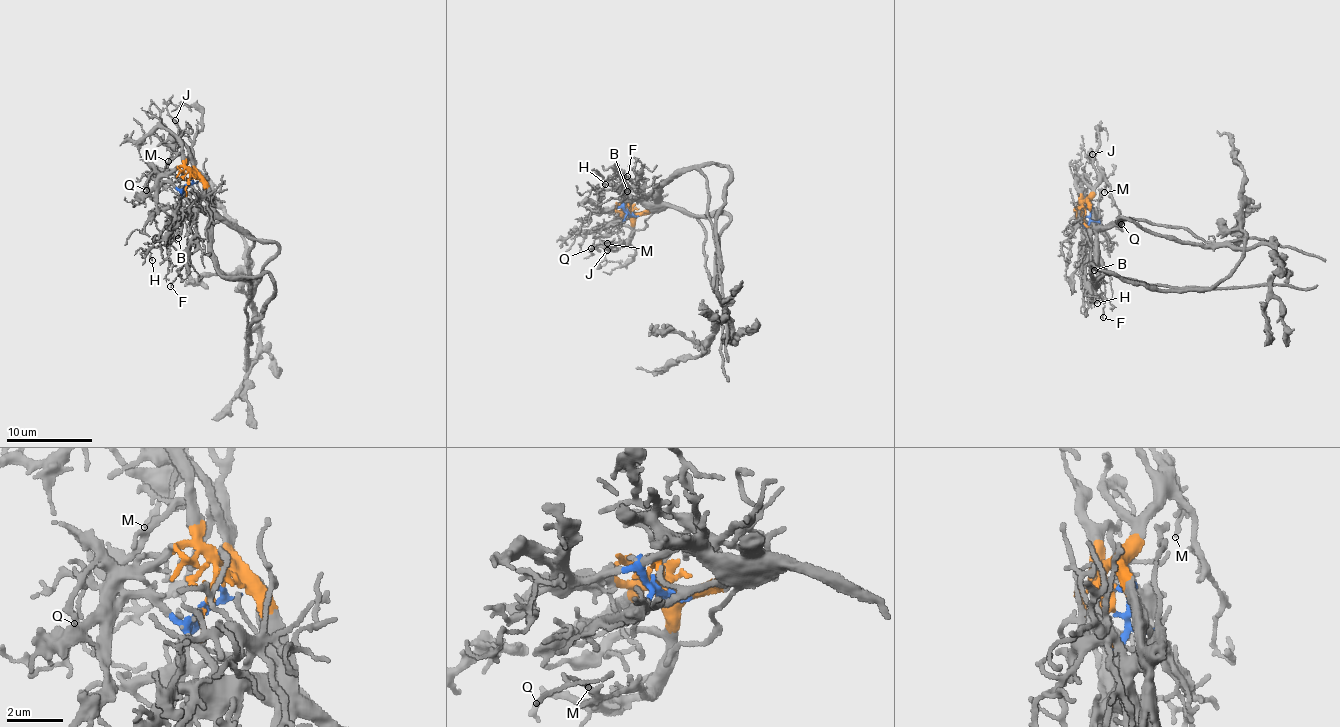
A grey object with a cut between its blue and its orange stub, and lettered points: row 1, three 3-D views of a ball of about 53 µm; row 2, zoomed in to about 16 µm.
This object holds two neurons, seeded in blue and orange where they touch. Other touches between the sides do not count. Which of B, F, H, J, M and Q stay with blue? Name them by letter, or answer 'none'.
B, F, H

